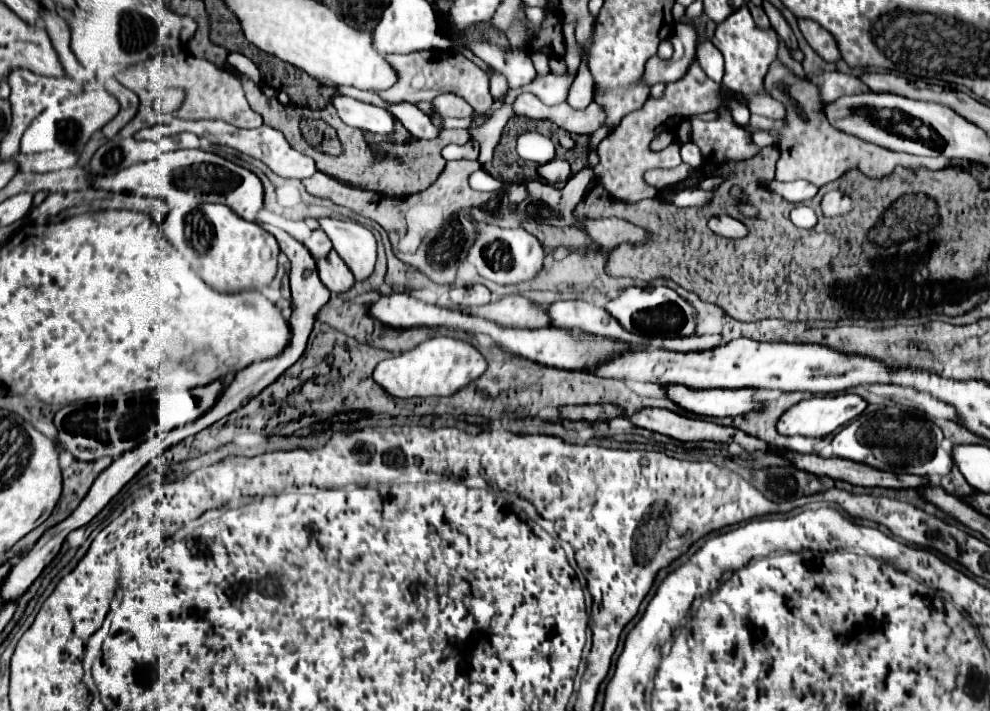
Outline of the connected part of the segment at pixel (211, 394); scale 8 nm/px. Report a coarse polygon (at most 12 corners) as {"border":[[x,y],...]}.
{"border":[[221,380],[207,386],[183,390],[197,400],[197,418],[213,408],[223,390]]}

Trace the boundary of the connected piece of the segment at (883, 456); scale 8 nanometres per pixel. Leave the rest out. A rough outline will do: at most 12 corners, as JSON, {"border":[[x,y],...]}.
{"border":[[907,406],[863,412],[833,454],[893,474],[953,468],[941,428]]}

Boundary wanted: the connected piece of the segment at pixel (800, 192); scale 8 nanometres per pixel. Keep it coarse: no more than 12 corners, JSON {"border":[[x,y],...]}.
{"border":[[807,180],[785,182],[785,200],[803,202],[817,194]]}

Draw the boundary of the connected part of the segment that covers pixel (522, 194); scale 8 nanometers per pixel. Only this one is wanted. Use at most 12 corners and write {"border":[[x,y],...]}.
{"border":[[525,184],[505,186],[511,204],[527,198]]}

